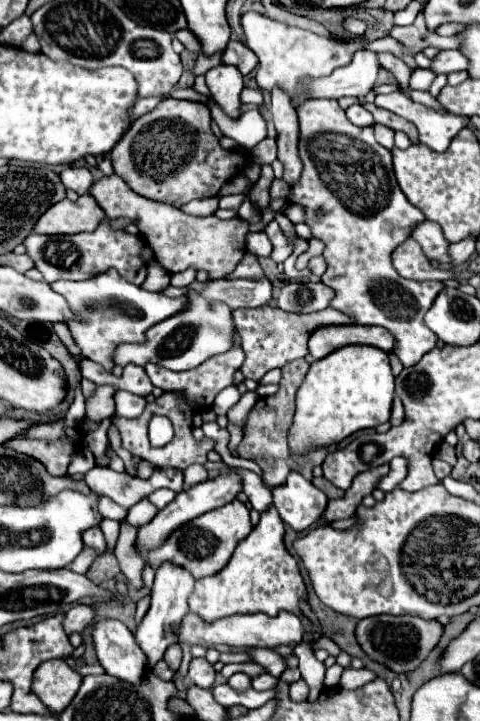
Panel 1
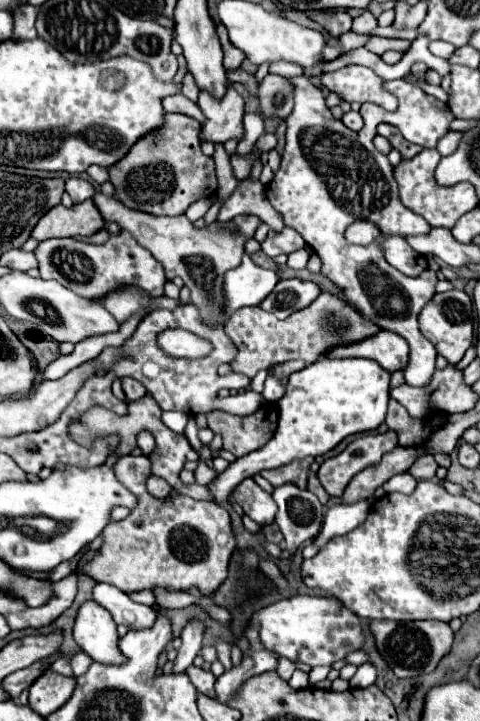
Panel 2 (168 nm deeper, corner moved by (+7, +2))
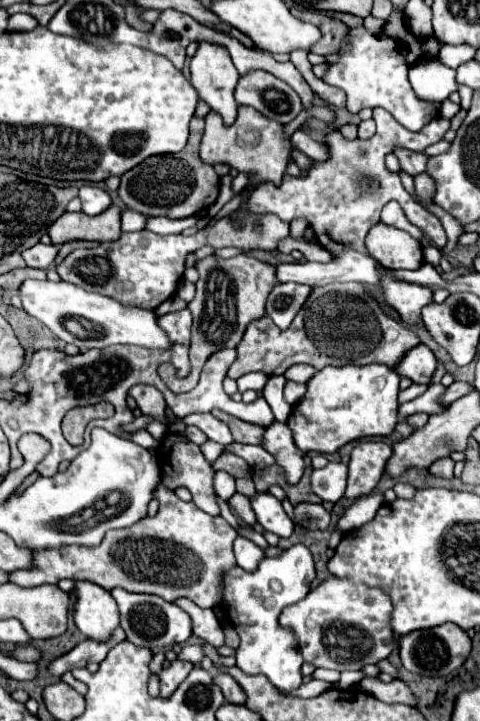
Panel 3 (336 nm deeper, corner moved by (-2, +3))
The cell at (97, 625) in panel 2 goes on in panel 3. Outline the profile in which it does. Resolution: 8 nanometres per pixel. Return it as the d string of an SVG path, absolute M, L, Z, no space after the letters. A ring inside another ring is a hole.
M75 581L77 605L75 625L93 641L105 643L119 627L119 611L111 593L89 581Z

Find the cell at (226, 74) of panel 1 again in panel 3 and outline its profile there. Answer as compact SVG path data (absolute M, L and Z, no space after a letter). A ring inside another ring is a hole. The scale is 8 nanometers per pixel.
M239 105L239 115L233 125L225 125L221 121L221 115L213 111L207 113L205 121L207 125L201 139L201 159L205 163L211 163L211 165L227 163L237 171L255 173L255 183L273 181L275 185L279 185L285 173L287 161L291 159L289 155L291 143L287 137L283 137L283 125L279 125L269 117L263 117L261 113L257 113L257 109L249 105Z

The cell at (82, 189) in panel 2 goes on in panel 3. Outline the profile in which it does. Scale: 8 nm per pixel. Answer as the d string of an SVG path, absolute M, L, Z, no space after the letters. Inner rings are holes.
M83 185L79 189L79 199L83 203L83 211L87 215L99 215L111 205L111 197L97 185Z

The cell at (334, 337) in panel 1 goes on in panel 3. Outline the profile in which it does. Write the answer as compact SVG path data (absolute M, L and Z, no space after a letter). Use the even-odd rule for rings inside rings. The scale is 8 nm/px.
M415 345L413 349L409 349L409 353L405 353L405 357L401 357L401 365L397 365L397 373L401 377L409 377L413 383L429 383L433 371L437 367L437 359L433 355L433 351L427 345Z

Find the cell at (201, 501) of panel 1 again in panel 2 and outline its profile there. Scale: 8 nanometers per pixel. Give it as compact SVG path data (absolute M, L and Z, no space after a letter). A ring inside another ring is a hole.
M322 358L300 372L294 372L288 380L286 394L276 402L278 426L272 440L248 456L232 462L218 478L208 486L218 504L228 502L230 492L248 476L266 468L280 468L296 458L322 456L340 444L346 436L376 430L386 418L386 406L390 392L390 374L364 358Z

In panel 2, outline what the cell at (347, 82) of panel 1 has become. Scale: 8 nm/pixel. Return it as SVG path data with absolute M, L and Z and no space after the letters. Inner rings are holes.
M266 74L258 84L258 112L262 118L280 118L284 120L292 110L292 86L284 76Z

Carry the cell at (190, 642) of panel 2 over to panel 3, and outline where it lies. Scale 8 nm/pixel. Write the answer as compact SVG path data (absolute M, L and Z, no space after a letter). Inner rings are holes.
M173 661L169 667L165 667L159 677L161 677L161 697L169 697L179 683L191 673L193 663L189 661Z

